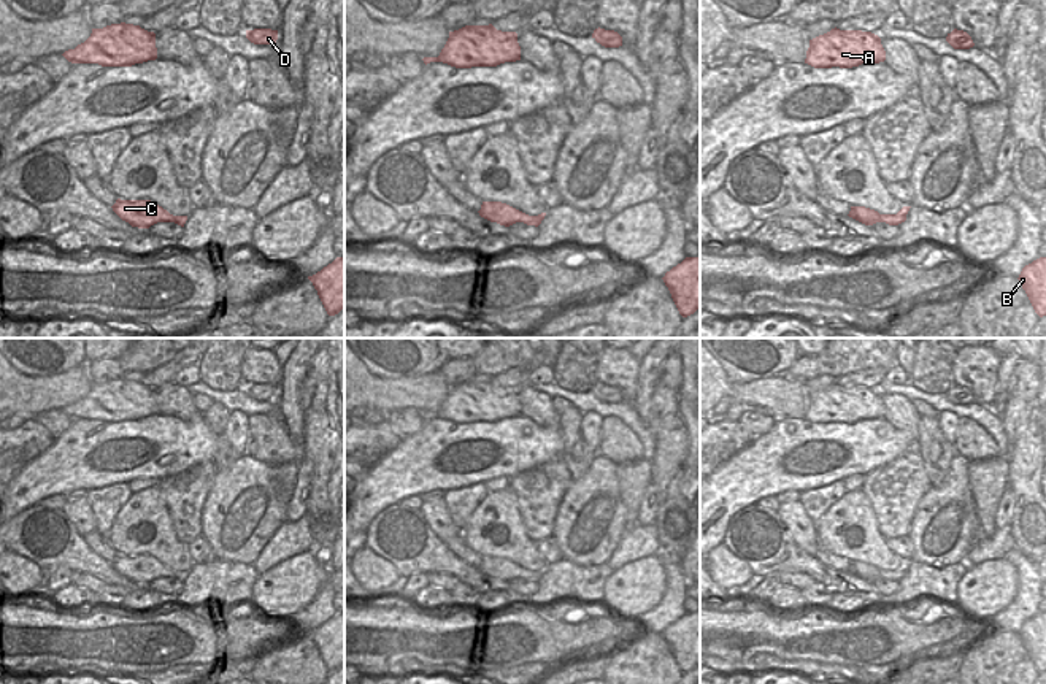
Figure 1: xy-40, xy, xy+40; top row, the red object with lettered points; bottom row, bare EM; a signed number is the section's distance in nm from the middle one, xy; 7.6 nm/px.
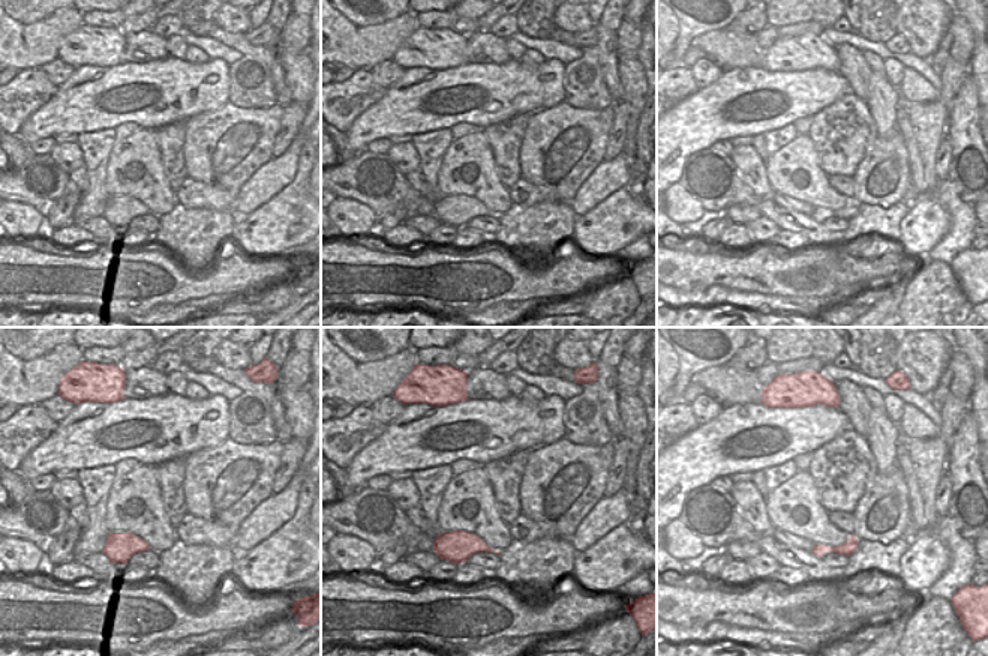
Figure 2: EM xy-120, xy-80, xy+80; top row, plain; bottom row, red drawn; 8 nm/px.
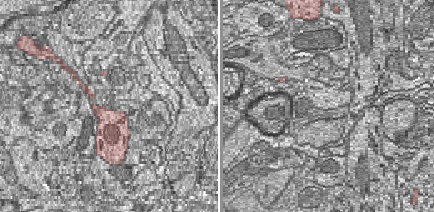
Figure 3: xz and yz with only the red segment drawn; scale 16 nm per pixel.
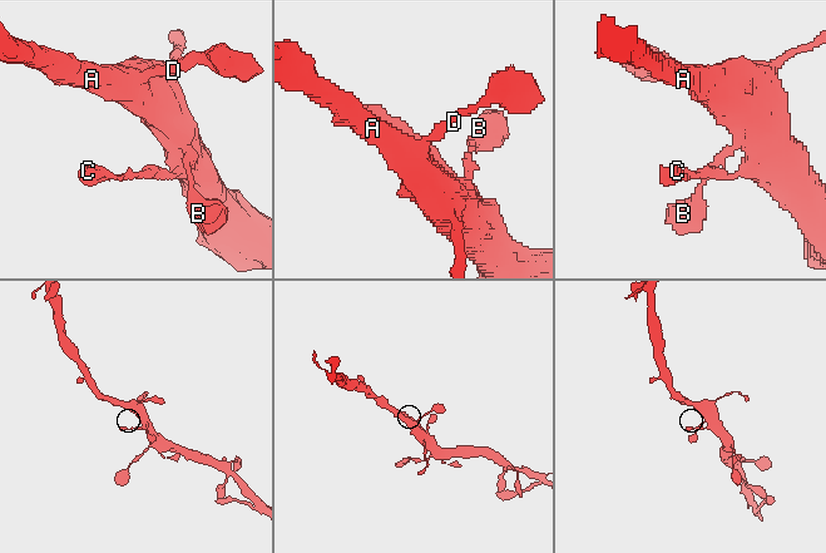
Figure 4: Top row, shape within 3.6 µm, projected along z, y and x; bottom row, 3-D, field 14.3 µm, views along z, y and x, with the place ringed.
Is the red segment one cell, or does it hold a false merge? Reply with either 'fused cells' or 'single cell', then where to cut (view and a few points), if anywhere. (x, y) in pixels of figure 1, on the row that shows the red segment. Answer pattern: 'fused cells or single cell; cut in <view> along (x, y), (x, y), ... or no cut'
single cell; no cut

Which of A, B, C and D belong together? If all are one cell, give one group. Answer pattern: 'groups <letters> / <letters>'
groups A B C D

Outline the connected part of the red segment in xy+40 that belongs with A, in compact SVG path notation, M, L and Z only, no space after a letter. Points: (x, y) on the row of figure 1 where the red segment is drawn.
M835 27L809 40L805 63L814 68L852 68L862 63L879 63L884 60L886 51L878 35Z

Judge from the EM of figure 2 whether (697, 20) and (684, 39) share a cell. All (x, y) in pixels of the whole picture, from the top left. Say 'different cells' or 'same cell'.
same cell

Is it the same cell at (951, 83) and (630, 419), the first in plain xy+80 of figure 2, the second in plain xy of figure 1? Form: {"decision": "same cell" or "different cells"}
{"decision": "different cells"}

